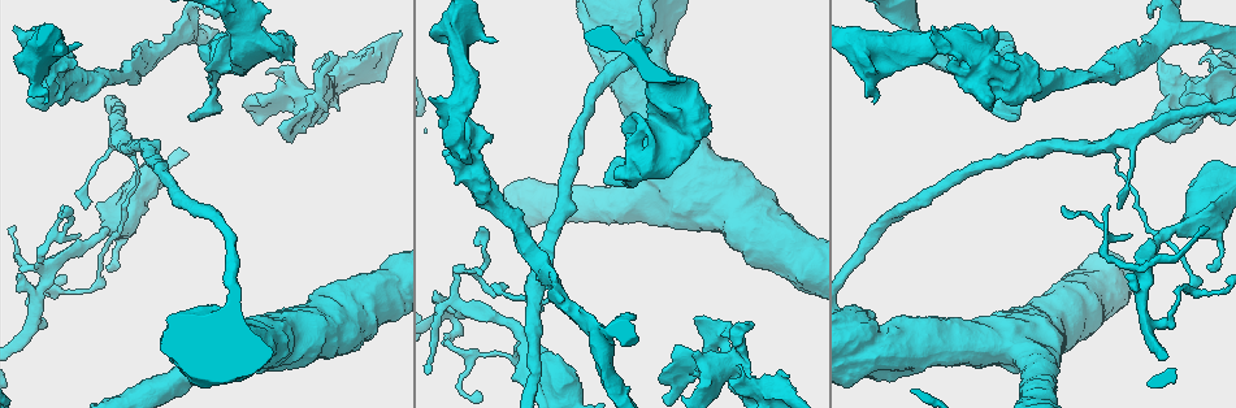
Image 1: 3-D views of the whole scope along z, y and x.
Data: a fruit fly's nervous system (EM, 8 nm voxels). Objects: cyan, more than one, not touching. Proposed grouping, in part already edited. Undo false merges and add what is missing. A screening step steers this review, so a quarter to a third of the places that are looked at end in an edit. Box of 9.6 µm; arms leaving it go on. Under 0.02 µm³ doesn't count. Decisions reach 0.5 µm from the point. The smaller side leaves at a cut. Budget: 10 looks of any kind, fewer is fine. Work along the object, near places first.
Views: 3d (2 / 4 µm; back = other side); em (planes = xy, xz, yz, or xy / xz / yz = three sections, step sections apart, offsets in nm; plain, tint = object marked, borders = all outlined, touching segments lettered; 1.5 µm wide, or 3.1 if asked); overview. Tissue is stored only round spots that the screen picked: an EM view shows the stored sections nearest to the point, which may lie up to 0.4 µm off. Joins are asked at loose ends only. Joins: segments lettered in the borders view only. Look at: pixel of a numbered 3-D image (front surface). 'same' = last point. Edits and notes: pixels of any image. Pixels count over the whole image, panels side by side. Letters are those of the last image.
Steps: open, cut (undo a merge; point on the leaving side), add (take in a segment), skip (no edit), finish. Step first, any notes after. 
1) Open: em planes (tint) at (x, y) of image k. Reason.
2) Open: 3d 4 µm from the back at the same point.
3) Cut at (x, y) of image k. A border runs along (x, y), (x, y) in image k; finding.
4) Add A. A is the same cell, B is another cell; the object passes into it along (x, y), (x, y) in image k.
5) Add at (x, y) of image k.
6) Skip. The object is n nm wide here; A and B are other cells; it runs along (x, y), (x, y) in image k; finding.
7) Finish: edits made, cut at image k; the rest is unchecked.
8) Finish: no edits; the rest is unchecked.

Open: em planes (tint) at (912, 20) of image 1. Sudden change in width.

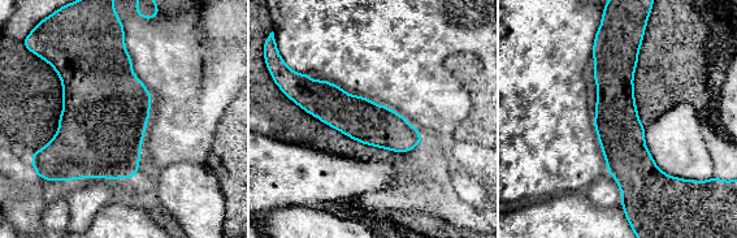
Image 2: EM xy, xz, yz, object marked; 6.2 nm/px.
Open: em planes (borders) at the same point. See the neighbours.

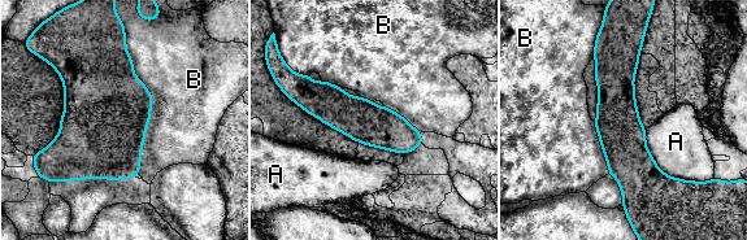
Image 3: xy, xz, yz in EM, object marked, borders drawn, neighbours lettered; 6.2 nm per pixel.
Skip. A and B are other cells; a border runs along (645, 130), (659, 168), (698, 182) in image 3; continuous, no second neuron.

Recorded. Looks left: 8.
Open: em planes (borders) at (78, 42) of image 1. An open end.

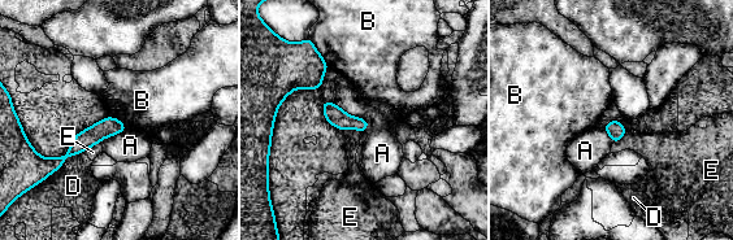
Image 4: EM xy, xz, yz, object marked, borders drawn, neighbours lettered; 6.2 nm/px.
Skip. A, B, D and E are other cells; none of them fits.

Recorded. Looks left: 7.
Open: em planes (plain) at (96, 284) of image 1. Abrupt turn.

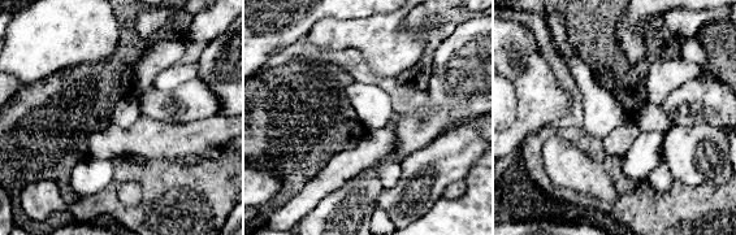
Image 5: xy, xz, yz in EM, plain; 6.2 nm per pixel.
Open: em planes (tint) at the same point.

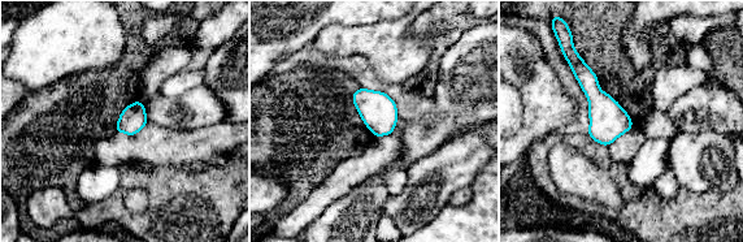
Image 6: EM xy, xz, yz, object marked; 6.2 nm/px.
Open: em planes (borders) at the same point.

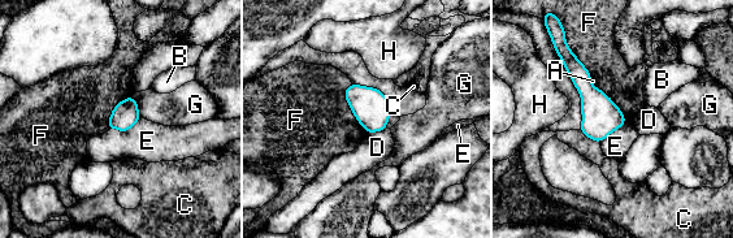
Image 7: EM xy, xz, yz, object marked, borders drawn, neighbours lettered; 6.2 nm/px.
Skip. A, B, C, D, E, F, G and H are other cells; a border runs along (351, 83), (345, 99), (367, 133) in image 7; continuous, no second neuron.

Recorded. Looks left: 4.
Open: 3d 4 µm at (213, 101) of image 1. Abrupt turn.

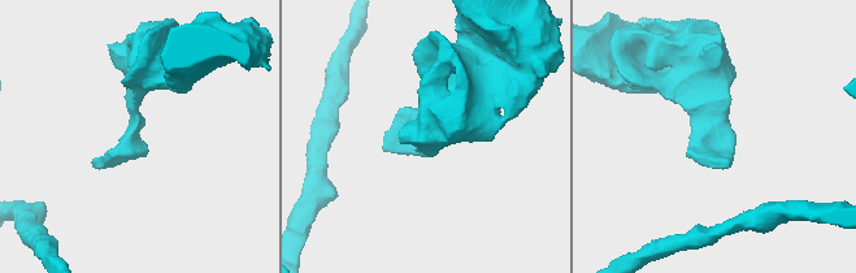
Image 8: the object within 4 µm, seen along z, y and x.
Open: em planes (plain) at (702, 136) of image 8.

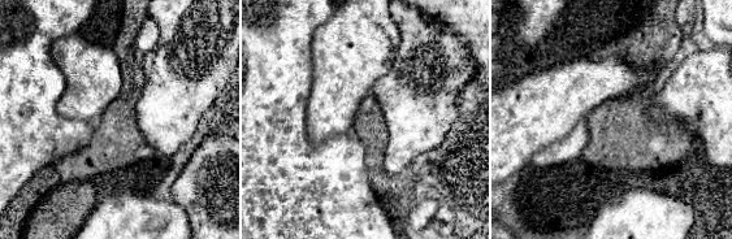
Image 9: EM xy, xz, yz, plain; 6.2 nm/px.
Open: em planes (borders) at the same point.

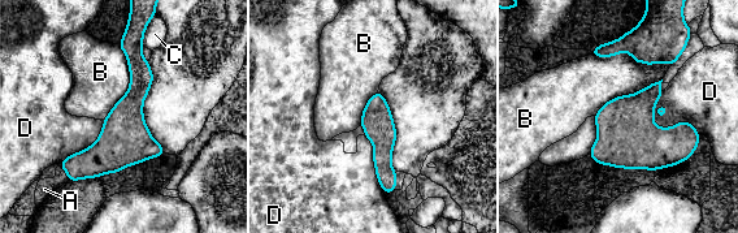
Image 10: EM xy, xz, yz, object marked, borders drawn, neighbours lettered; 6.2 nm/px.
Skip. The longest contact is with B, 500 nm; A, B, C and D are other cells; a border runs along (591, 54), (671, 65) in image 10; continuous, no second neuron.

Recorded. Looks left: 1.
Finish: no edits; the rest is unchecked.

